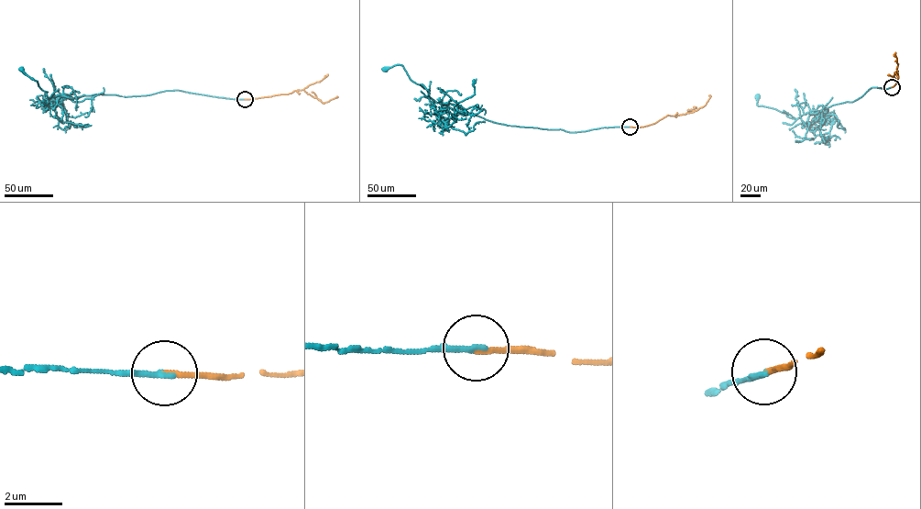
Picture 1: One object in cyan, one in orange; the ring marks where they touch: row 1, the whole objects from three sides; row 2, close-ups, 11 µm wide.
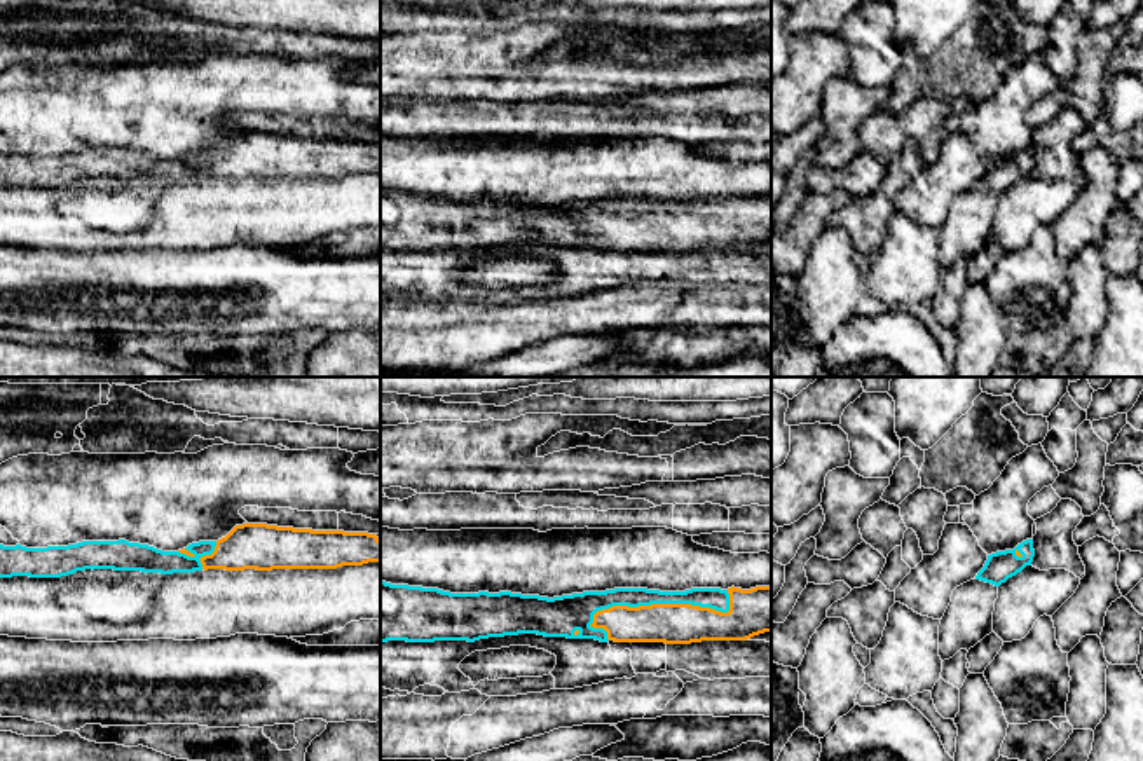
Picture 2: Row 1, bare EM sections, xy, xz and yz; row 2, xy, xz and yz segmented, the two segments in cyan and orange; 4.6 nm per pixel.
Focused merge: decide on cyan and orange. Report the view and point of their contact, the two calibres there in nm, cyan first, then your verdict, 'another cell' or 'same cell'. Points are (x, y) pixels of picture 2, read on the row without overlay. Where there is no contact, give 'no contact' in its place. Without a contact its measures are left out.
xz (663, 212) | 100/190 nm | same cell

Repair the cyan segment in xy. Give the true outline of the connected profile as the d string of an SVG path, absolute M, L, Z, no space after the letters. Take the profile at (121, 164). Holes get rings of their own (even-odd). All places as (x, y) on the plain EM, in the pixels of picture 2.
M267 133L236 134L218 150L178 161L119 150L26 157L0 154L0 187L61 187L86 178L194 182L208 178L337 178L380 171L380 148L368 141L312 140Z

